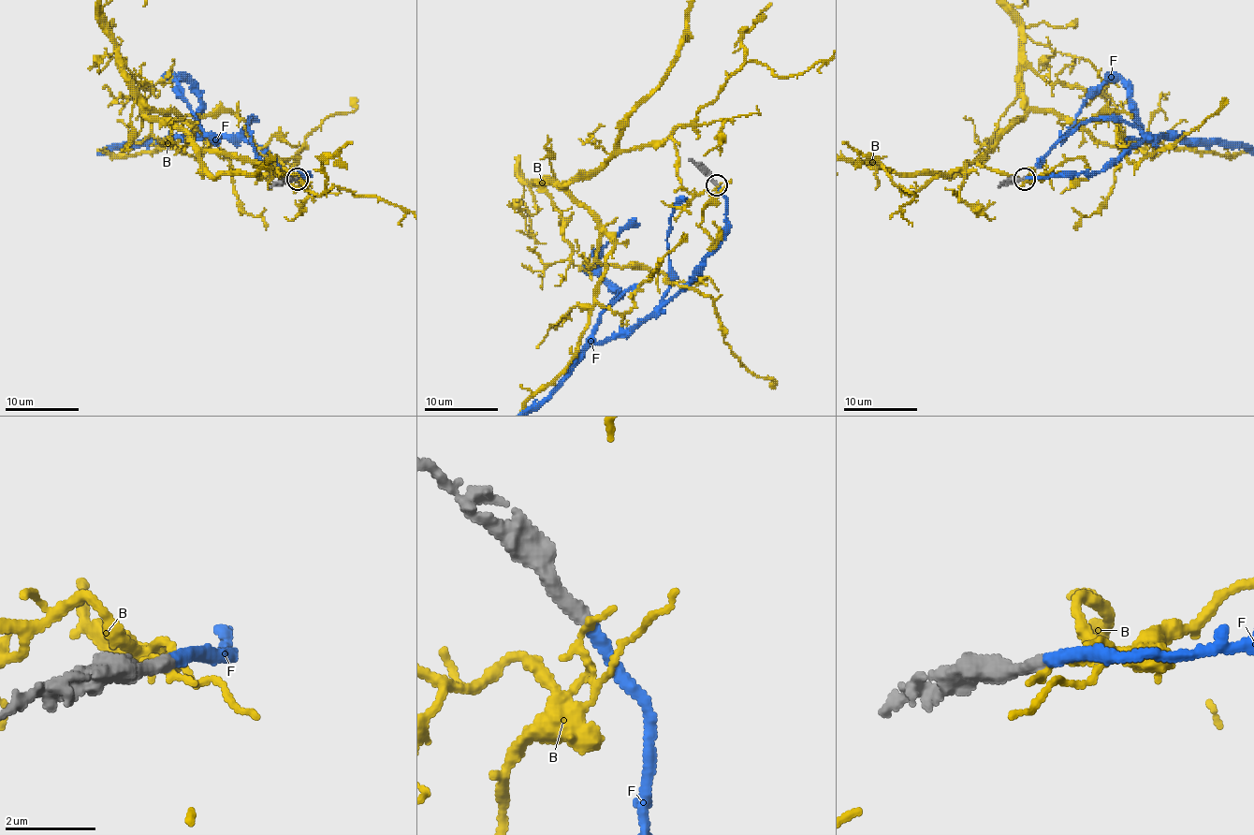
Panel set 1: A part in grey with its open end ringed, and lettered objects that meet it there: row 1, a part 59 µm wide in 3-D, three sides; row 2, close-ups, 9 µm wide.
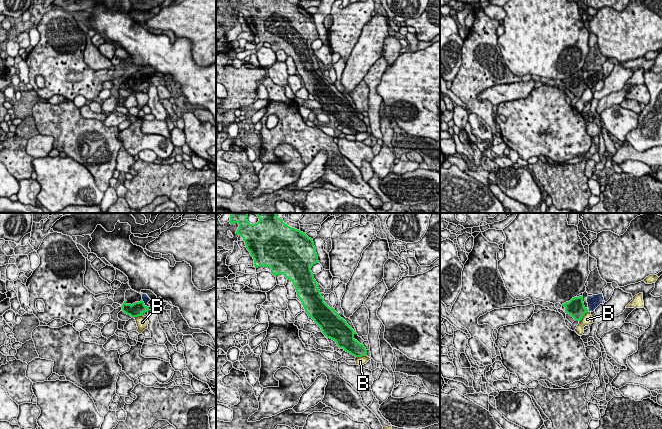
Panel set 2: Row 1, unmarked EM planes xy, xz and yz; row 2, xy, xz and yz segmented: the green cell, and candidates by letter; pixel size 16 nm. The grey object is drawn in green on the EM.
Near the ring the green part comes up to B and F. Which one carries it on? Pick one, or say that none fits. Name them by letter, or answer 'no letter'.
F

